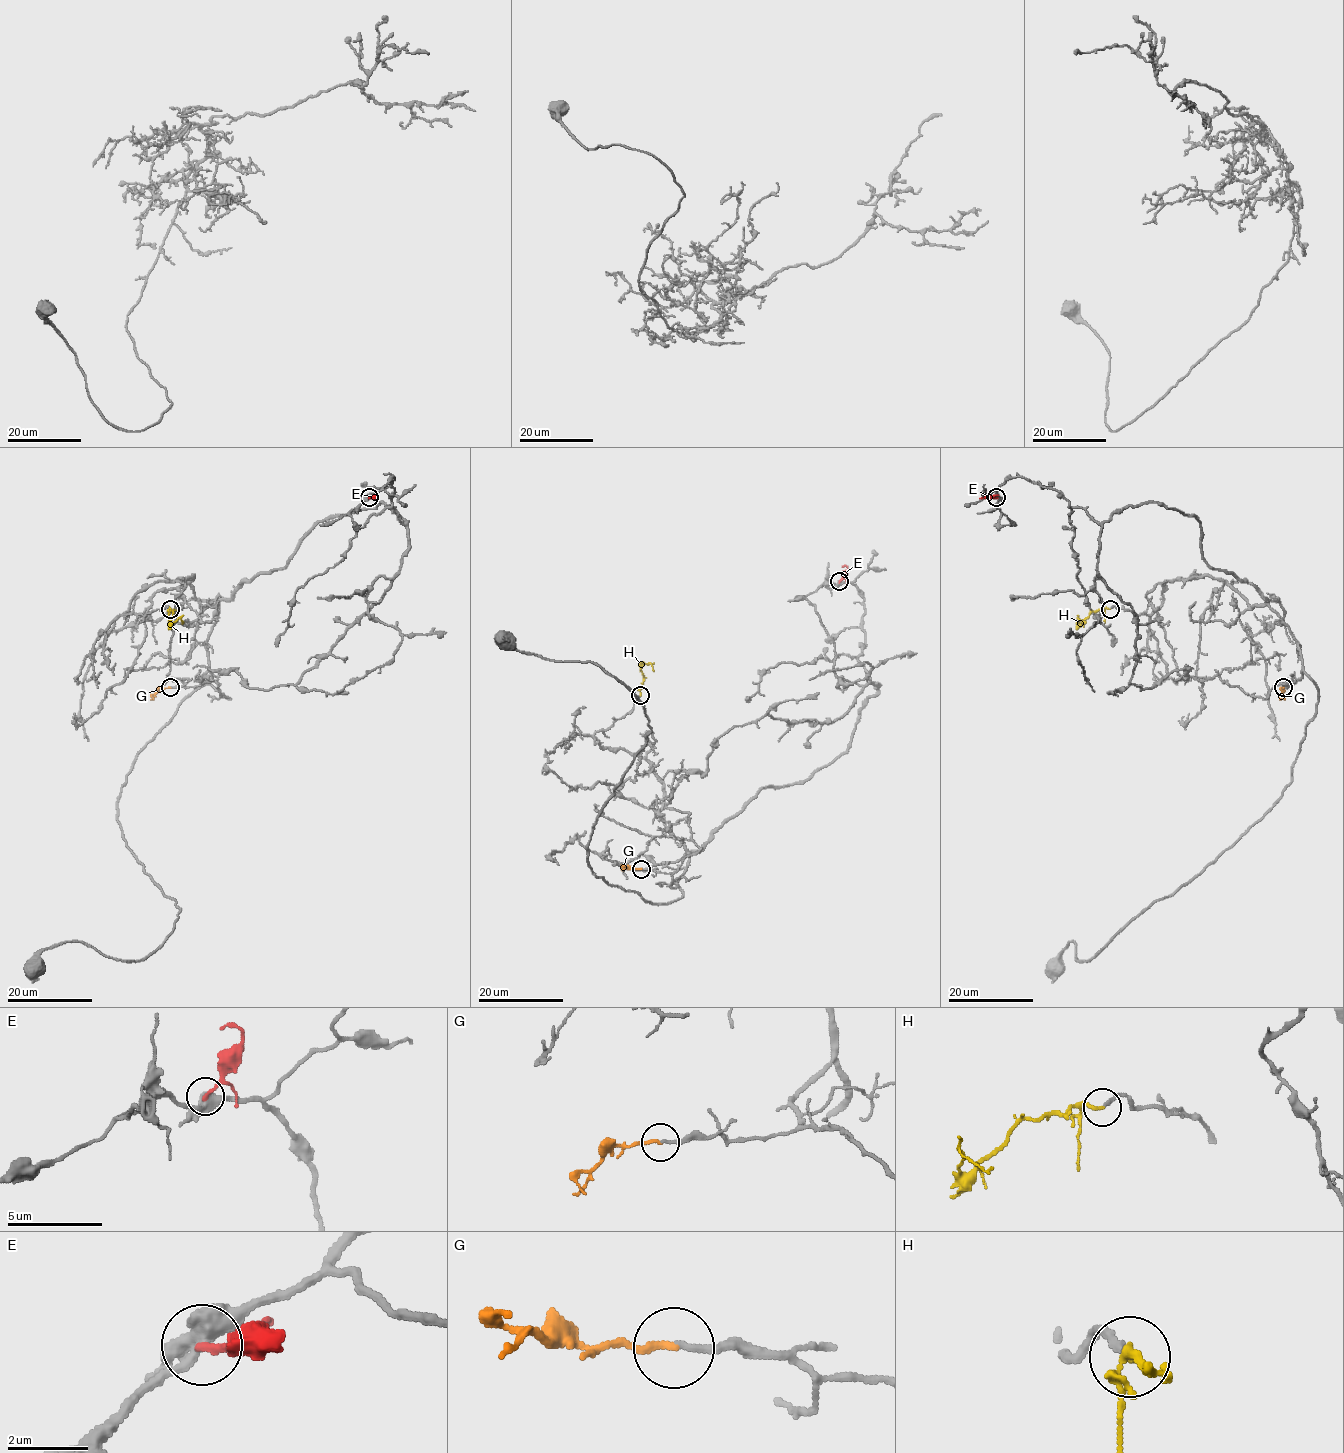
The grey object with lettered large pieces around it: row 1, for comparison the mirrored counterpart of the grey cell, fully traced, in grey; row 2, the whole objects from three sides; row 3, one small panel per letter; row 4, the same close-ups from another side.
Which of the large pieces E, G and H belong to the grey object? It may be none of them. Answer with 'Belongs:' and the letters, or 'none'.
Belongs: H

